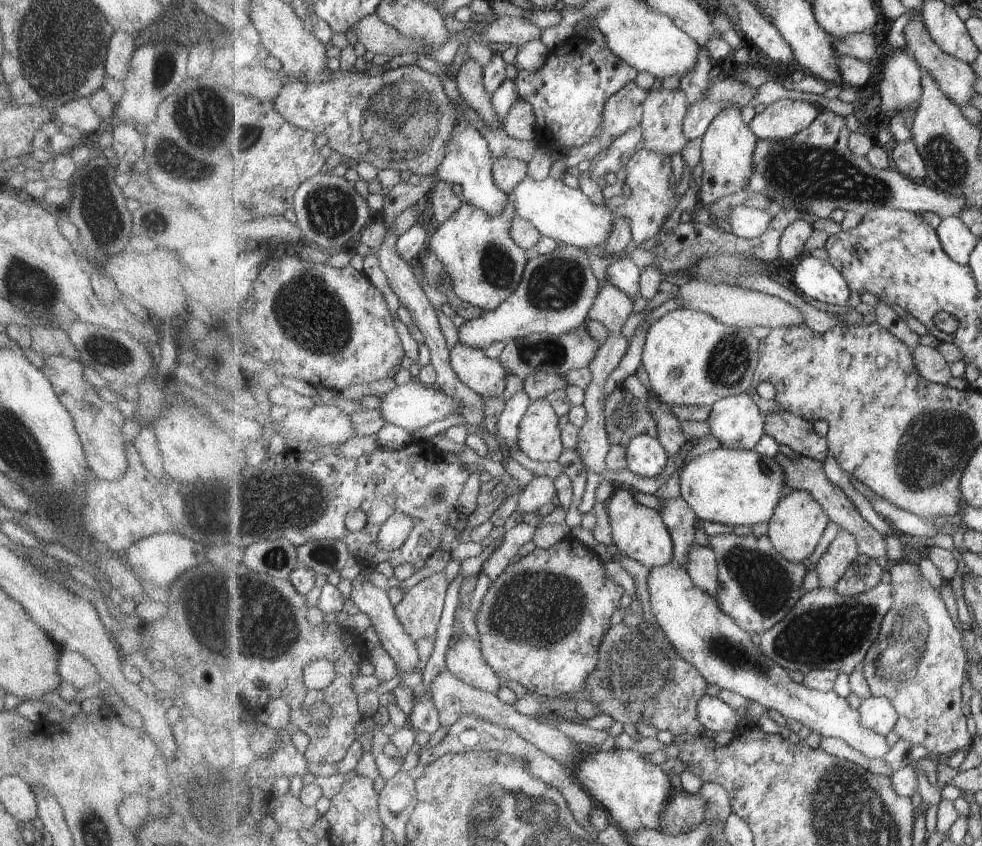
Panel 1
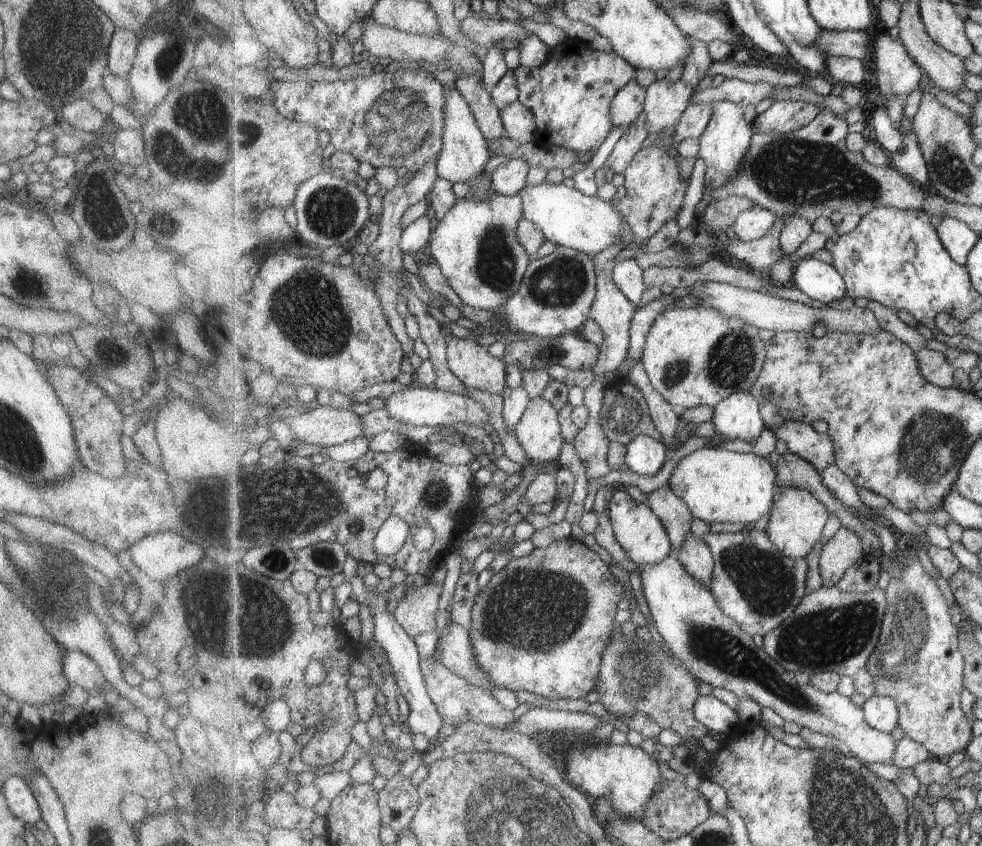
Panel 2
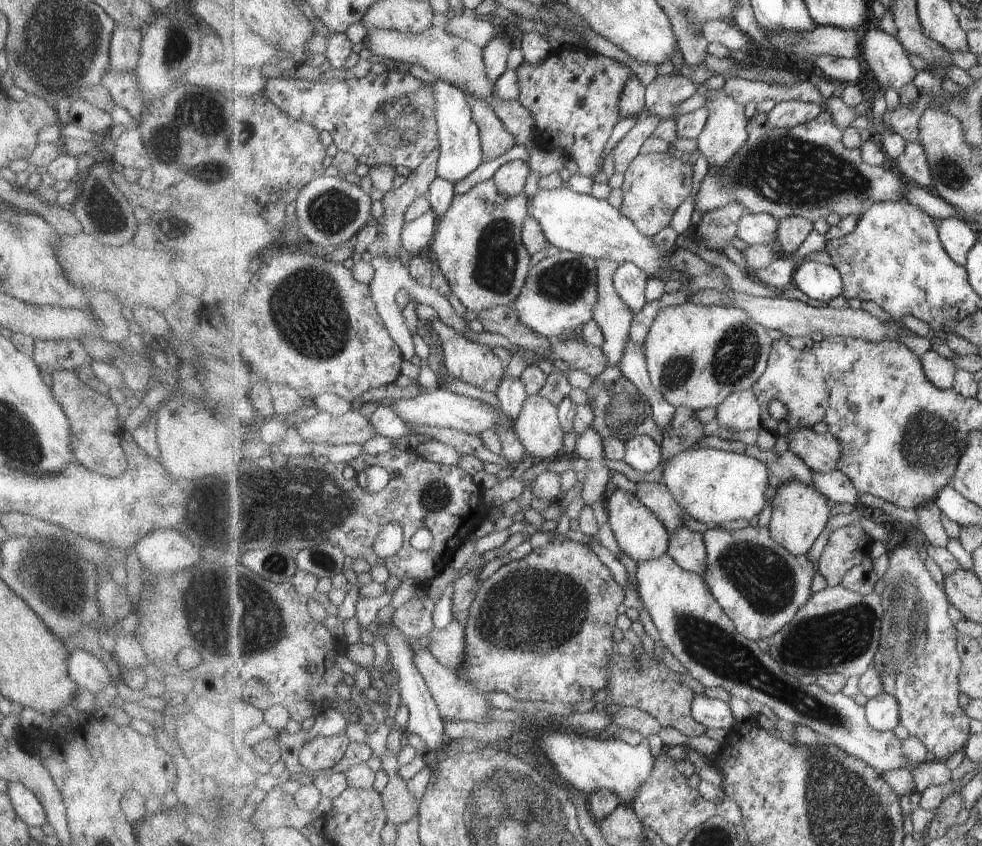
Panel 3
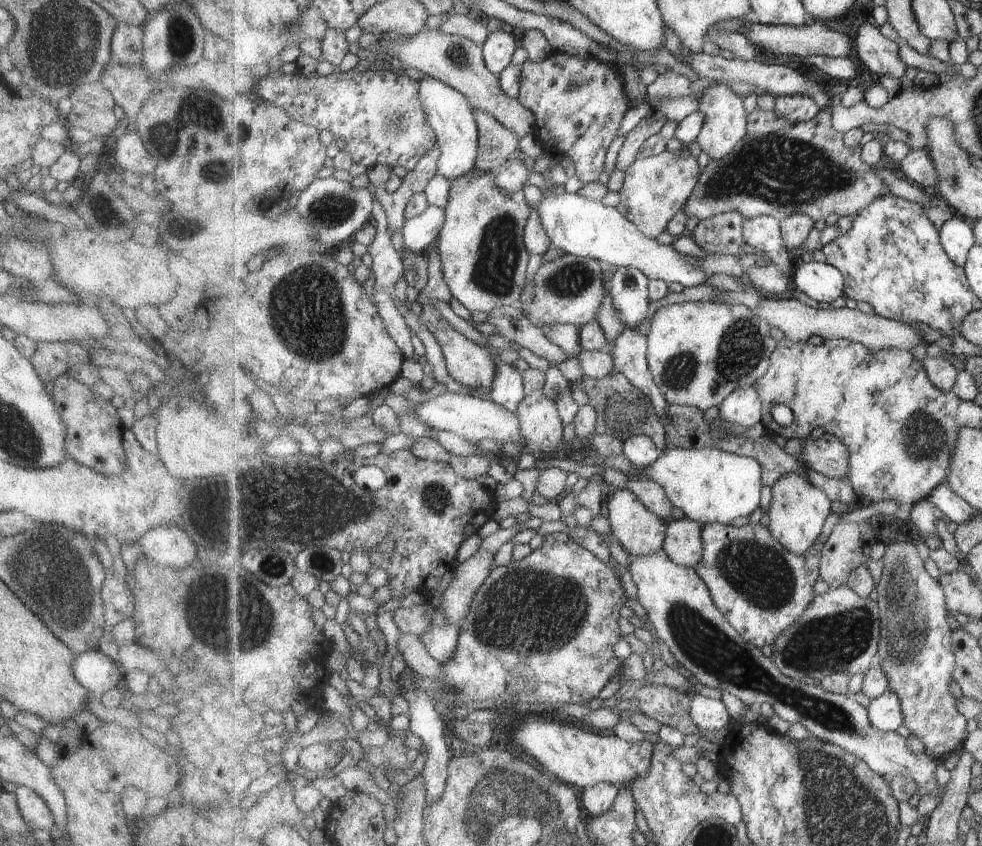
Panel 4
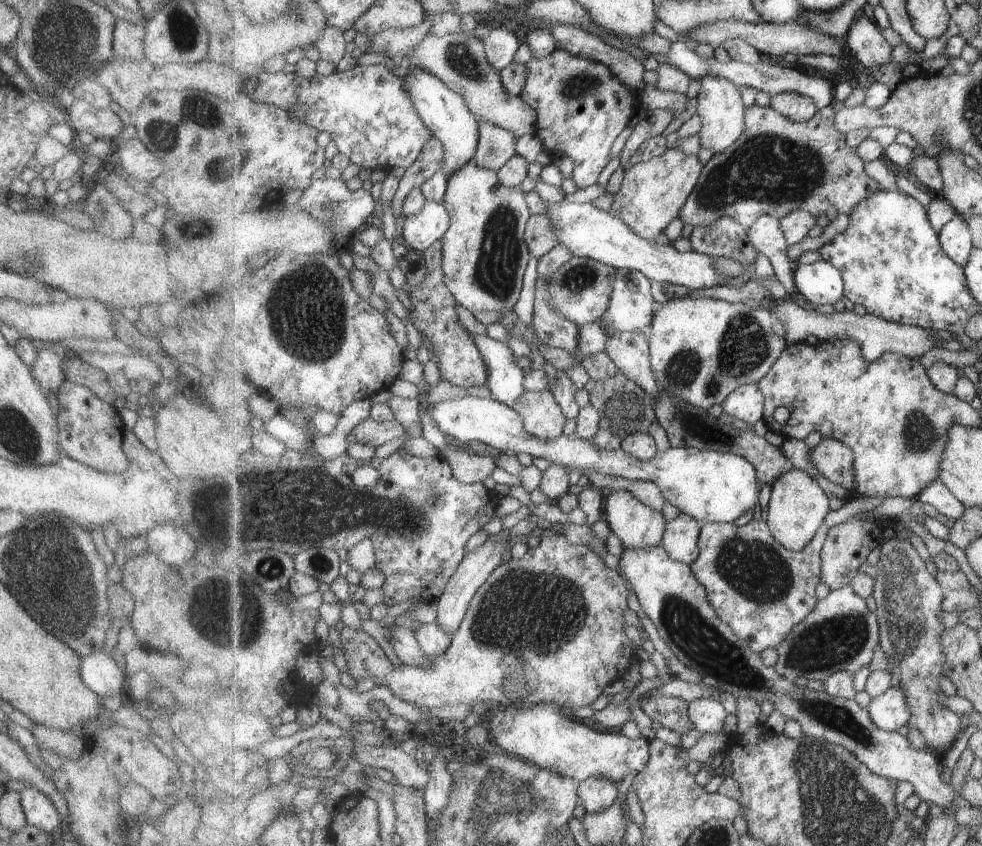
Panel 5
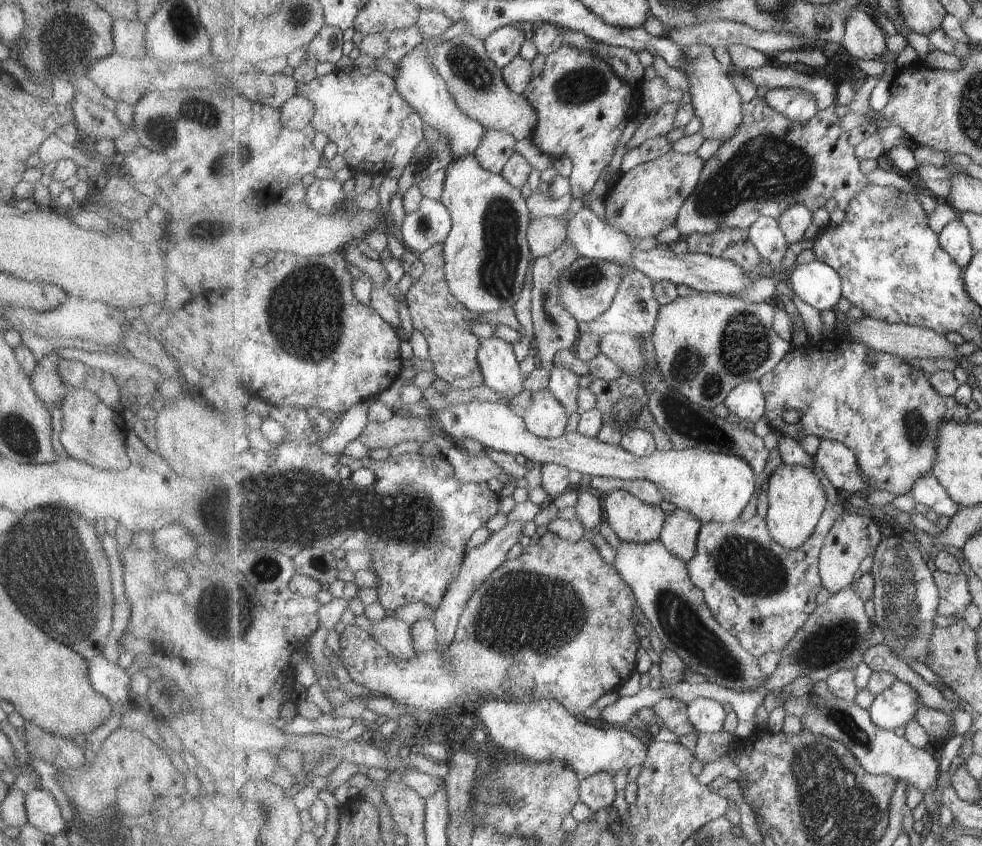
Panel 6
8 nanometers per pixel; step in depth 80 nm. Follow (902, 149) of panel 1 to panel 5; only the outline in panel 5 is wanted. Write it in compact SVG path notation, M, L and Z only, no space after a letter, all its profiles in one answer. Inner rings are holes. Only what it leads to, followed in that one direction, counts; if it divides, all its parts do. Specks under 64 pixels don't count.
M914 157L909 166L909 178L923 189L932 190L933 194L944 192L946 188L938 157Z

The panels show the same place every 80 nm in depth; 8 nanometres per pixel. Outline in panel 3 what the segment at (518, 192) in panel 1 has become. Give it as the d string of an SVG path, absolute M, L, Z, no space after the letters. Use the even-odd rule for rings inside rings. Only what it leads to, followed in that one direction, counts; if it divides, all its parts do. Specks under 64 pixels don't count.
M566 184L557 189L539 189L533 198L528 198L530 216L541 224L543 232L550 242L553 250L571 251L591 258L609 258L620 265L626 262L636 264L649 276L657 279L664 275L671 275L670 252L657 248L653 240L639 230L639 227L627 216L623 216L615 206L611 206L606 199L597 199L588 194L579 194L570 190Z

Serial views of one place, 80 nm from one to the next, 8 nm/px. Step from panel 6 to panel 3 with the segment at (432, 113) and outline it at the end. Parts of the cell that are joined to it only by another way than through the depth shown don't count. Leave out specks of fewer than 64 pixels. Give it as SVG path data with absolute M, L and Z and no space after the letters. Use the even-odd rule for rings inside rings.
M437 80L433 83L436 100L436 119L439 127L440 157L437 162L437 176L461 182L484 162L480 128L475 122L474 114L466 92L461 87L453 86L450 82Z

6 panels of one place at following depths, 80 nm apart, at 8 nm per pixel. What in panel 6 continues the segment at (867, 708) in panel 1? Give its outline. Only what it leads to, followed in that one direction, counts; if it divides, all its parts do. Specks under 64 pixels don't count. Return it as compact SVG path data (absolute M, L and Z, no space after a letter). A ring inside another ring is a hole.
M897 681L891 688L875 696L869 708L877 726L893 731L914 720L924 706L921 695L908 682Z

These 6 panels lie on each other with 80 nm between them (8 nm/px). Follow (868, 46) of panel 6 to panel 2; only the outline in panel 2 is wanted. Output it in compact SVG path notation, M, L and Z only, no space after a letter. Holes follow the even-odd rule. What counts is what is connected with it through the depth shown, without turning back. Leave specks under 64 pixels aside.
M887 31L874 38L869 64L887 98L893 95L905 98L917 90L924 72L900 39Z

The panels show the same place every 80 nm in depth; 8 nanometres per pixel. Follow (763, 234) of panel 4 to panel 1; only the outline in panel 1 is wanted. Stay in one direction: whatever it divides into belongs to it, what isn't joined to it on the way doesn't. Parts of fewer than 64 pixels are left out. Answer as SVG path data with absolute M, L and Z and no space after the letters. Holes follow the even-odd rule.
M738 206L727 218L732 232L744 239L754 239L767 232L774 211L757 207Z

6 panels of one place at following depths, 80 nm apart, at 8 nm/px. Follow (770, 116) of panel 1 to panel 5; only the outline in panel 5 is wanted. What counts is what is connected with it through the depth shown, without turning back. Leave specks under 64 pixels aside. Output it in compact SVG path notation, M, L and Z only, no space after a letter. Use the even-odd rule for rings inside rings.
M779 93L772 95L770 105L779 114L795 122L809 122L819 111L814 98L797 93Z

